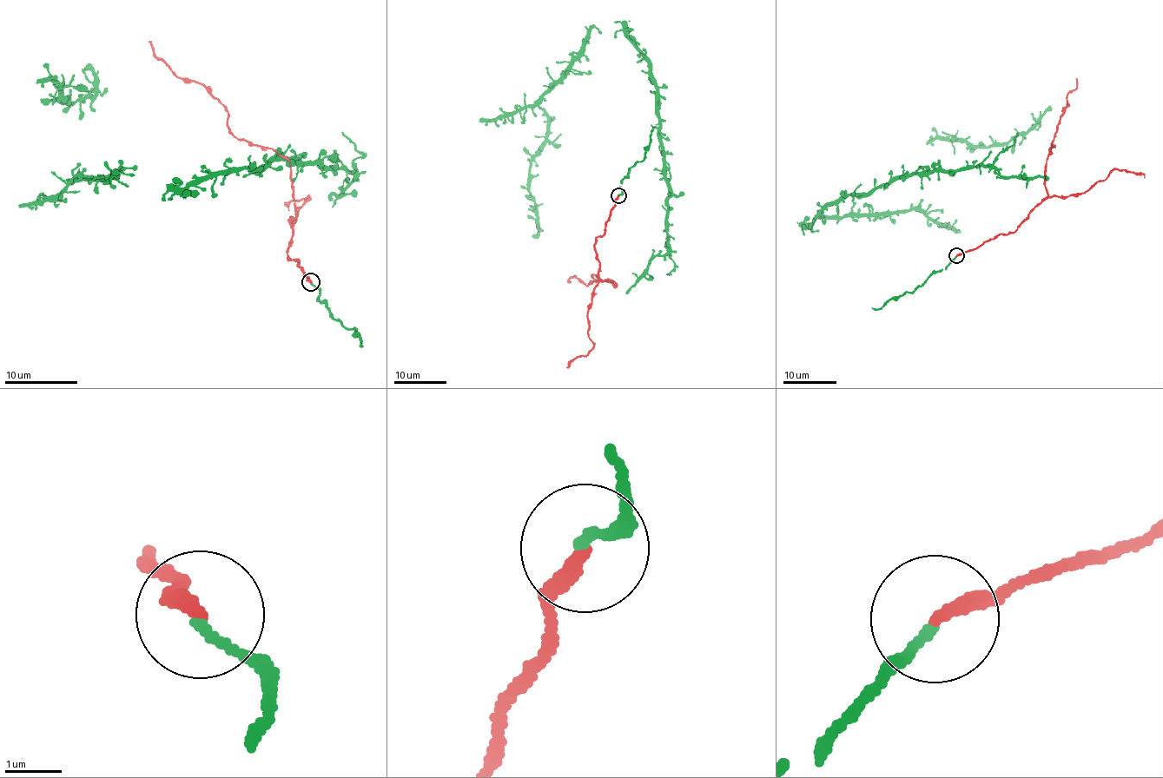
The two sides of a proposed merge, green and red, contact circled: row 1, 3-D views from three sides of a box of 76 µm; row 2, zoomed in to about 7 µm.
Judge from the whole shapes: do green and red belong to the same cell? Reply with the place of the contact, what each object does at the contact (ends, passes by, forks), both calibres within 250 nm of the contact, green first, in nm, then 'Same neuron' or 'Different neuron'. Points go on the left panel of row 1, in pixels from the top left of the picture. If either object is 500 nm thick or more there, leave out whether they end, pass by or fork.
Place: (311, 282). At the ring green ends. At the ring red ends. Thickness 160 nm (green) against 240 nm. Same neuron

